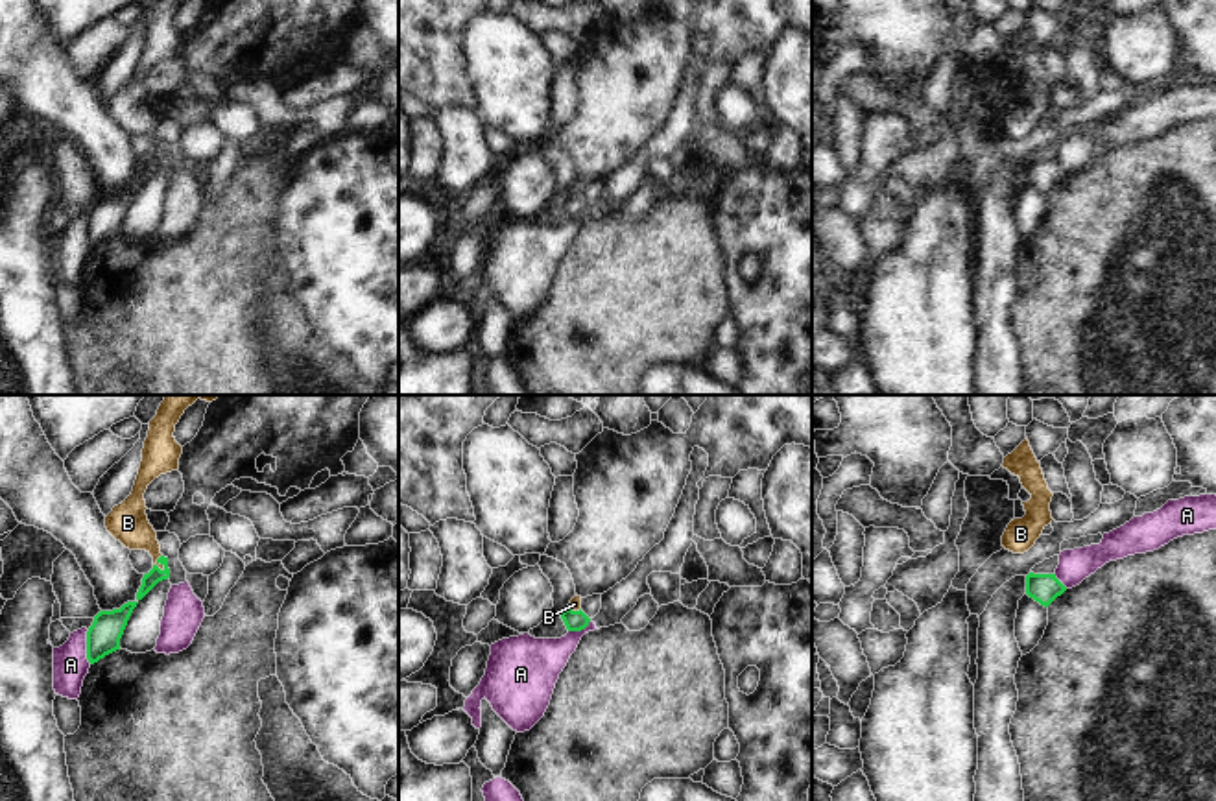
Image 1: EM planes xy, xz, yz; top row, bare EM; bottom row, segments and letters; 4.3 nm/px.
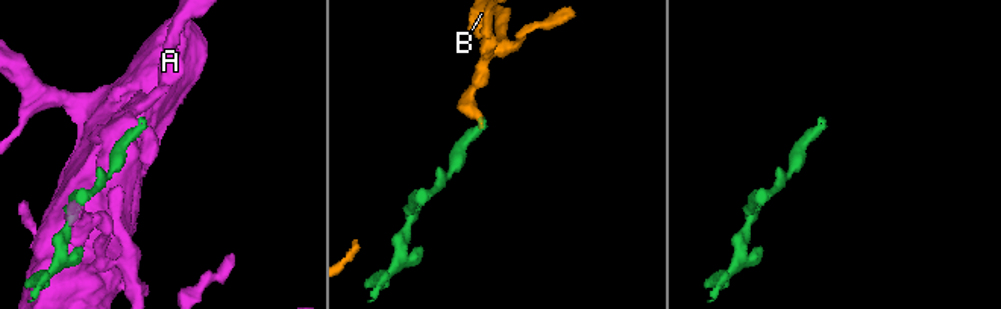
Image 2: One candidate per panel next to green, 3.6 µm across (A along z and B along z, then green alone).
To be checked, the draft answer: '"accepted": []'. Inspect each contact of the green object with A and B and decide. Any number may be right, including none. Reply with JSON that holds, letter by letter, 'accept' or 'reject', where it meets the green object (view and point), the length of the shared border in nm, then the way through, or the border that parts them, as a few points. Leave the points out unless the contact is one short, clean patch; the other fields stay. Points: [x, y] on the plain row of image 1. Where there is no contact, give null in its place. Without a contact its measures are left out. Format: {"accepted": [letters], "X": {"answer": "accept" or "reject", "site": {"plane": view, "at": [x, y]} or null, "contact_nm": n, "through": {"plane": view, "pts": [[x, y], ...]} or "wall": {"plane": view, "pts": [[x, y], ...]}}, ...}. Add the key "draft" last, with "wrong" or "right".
{"accepted": [], "A": {"answer": "reject", "site": {"plane": "xy", "at": [87, 233]}, "contact_nm": 150}, "B": {"answer": "reject", "site": {"plane": "xy", "at": [159, 148]}, "contact_nm": 80, "wall": {"plane": "xy", "pts": [[161, 141], [157, 148], [163, 157]]}}, "draft": "right"}

